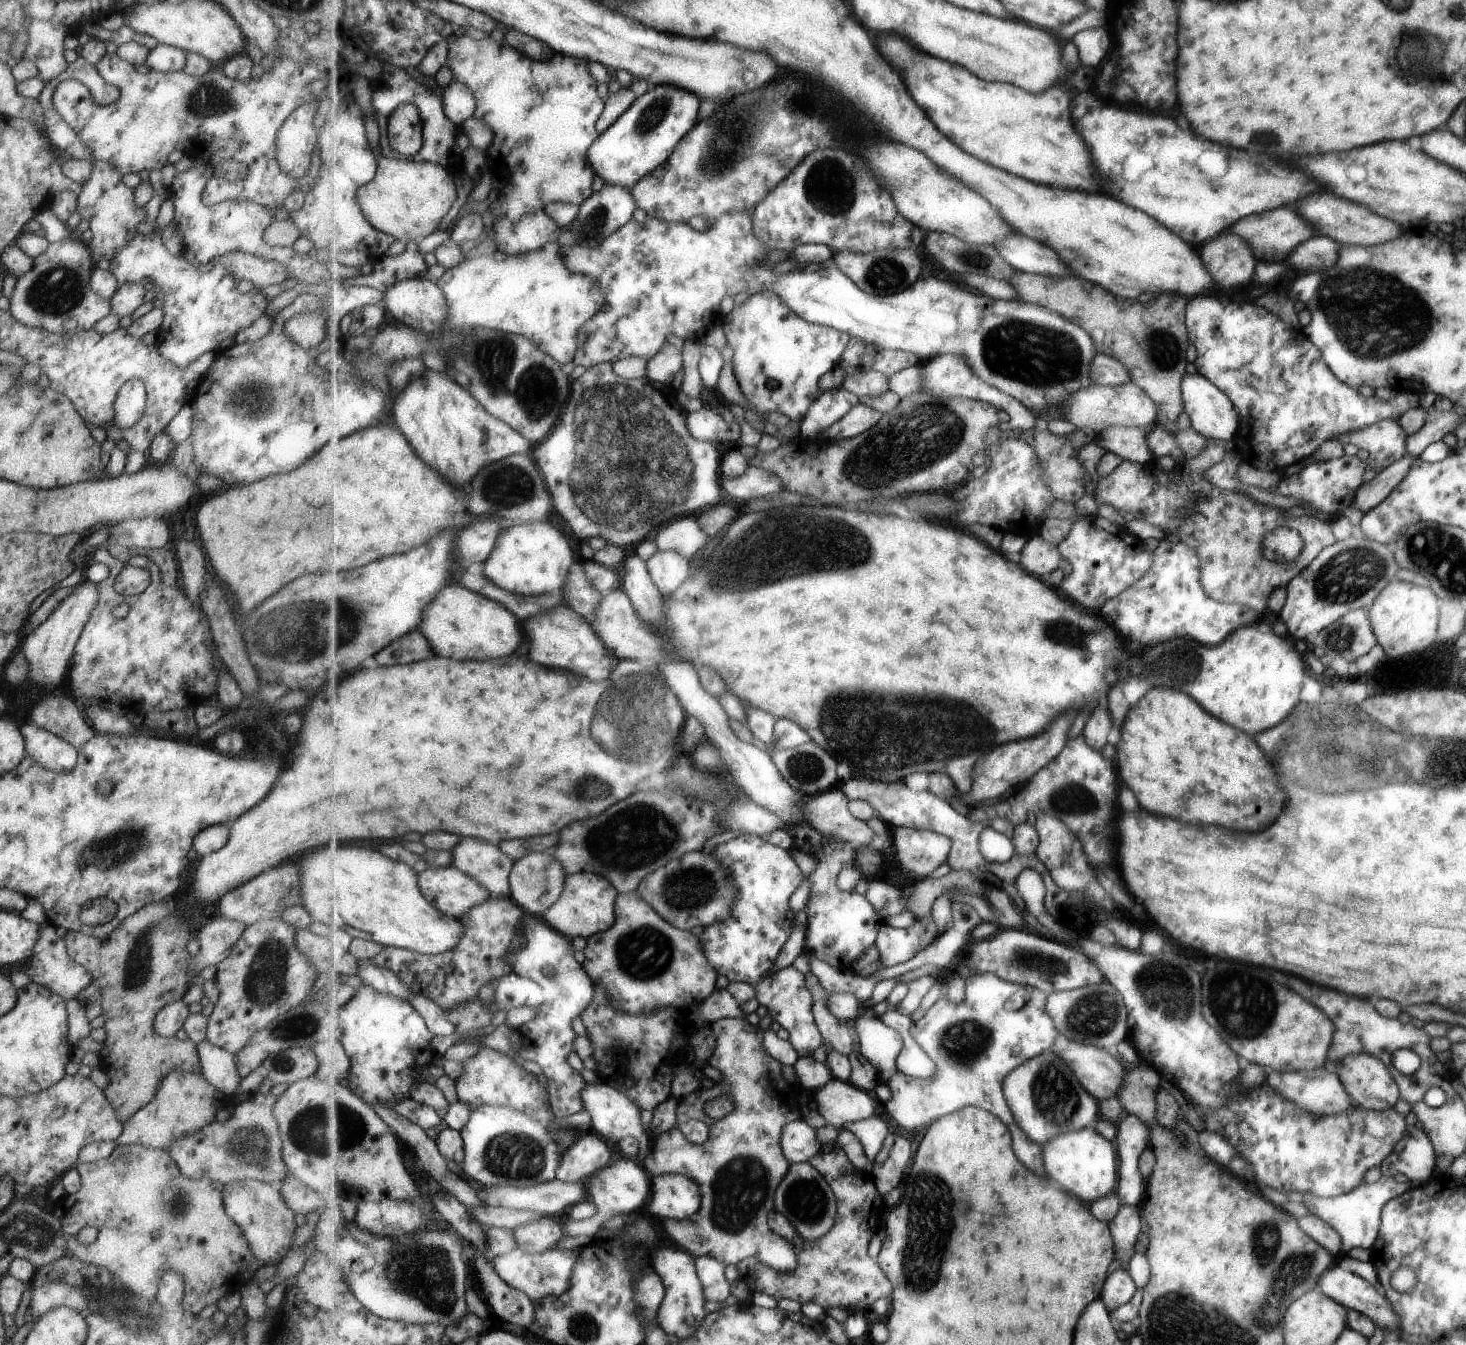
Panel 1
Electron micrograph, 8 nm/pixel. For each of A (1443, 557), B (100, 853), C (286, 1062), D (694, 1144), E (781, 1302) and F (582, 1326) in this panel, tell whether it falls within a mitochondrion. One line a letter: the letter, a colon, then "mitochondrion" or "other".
A: mitochondrion
B: mitochondrion
C: mitochondrion
D: other
E: other
F: mitochondrion

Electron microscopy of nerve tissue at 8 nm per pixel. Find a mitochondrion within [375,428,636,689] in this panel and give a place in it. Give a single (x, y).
(503, 486)

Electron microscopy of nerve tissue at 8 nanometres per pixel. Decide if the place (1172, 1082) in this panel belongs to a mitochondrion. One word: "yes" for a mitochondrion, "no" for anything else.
no

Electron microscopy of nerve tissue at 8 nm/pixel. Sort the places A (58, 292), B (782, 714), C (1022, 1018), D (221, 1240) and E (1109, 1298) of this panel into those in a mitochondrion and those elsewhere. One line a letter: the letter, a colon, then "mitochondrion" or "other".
A: mitochondrion
B: other
C: other
D: other
E: other

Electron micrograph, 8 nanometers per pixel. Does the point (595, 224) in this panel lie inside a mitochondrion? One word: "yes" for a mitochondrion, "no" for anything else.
yes

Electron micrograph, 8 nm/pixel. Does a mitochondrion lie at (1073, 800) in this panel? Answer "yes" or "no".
yes

